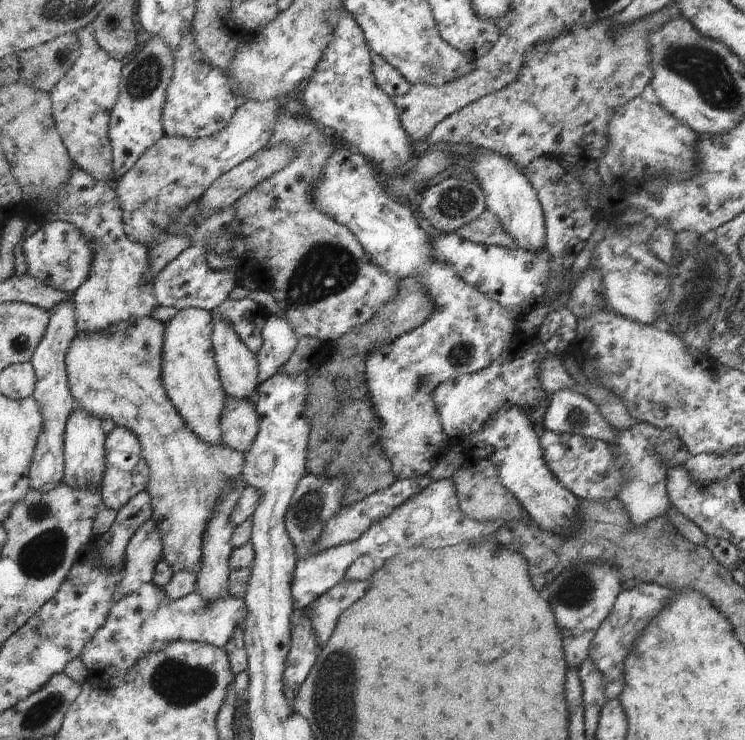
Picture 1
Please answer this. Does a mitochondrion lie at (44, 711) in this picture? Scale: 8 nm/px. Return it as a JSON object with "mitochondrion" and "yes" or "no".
{"mitochondrion":"yes"}

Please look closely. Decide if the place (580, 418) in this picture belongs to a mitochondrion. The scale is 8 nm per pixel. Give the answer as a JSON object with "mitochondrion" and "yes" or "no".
{"mitochondrion":"yes"}

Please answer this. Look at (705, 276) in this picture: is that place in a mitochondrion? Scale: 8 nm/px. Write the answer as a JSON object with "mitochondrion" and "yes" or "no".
{"mitochondrion":"yes"}

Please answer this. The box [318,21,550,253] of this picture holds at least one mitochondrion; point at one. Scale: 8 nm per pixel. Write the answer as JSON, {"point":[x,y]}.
{"point":[456,201]}

